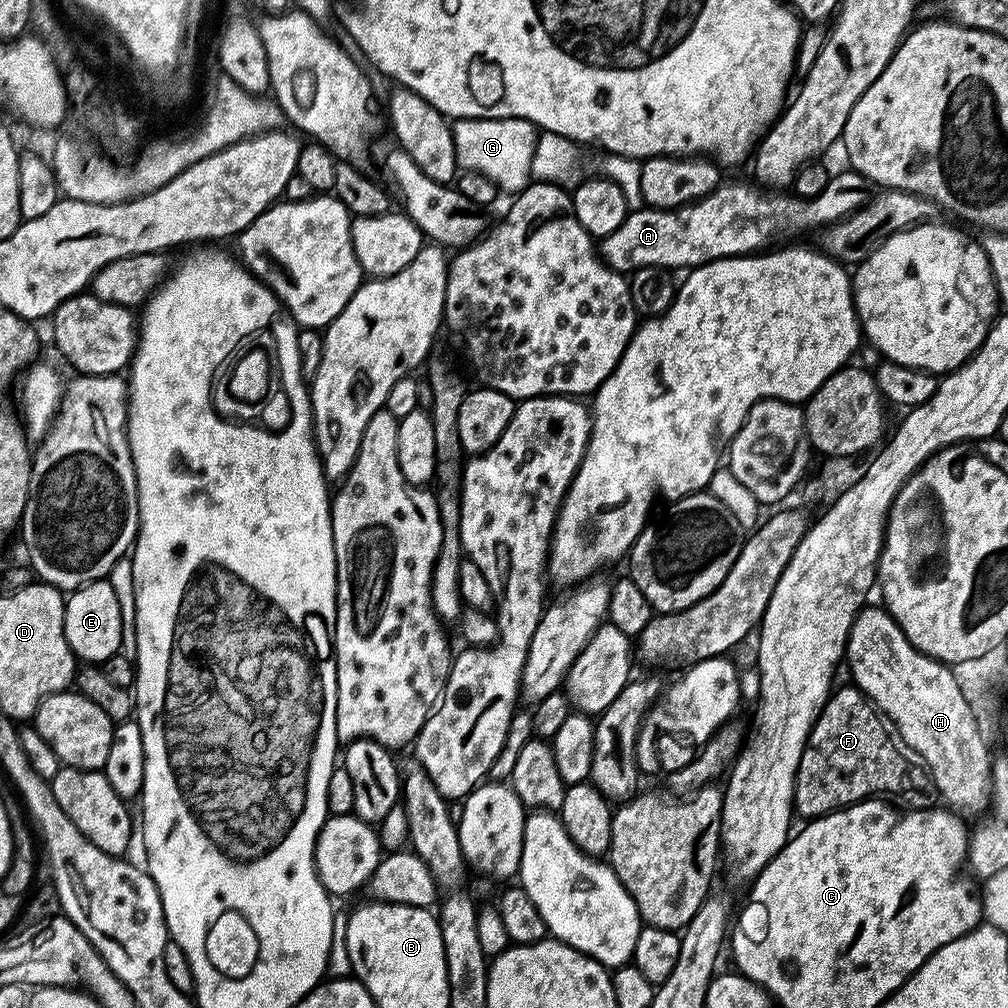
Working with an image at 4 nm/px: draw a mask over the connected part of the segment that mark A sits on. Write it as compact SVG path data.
M851 170L837 176L835 173L826 190L809 200L788 190L765 190L752 184L721 183L710 195L695 200L693 204L683 204L681 208L645 206L629 211L622 226L599 241L600 259L614 271L625 274L642 266L691 270L727 256L759 253L768 246L763 244L779 236L796 236L811 228L823 229L863 208L870 199L869 181L862 173Z

